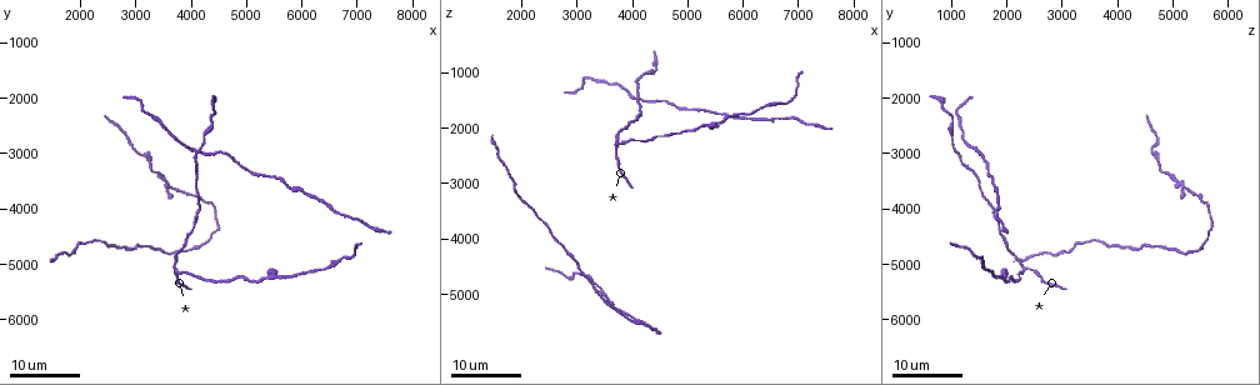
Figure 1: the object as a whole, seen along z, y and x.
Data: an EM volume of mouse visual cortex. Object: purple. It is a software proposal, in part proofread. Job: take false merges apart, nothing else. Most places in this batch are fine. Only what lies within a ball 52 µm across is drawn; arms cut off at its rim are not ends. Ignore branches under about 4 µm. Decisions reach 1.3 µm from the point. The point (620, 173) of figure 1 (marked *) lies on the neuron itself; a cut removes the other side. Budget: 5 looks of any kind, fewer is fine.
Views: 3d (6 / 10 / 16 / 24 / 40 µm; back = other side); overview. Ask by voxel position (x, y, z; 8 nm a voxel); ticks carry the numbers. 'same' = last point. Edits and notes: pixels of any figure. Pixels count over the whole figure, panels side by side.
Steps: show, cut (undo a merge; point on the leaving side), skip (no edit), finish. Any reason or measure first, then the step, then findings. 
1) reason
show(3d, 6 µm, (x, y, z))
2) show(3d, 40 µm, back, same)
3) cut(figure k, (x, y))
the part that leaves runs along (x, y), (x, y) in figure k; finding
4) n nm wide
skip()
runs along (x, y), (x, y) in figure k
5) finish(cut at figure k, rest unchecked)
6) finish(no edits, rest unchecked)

narrows sharply
show(3d, 16 µm, (6050, 3700, 1750))

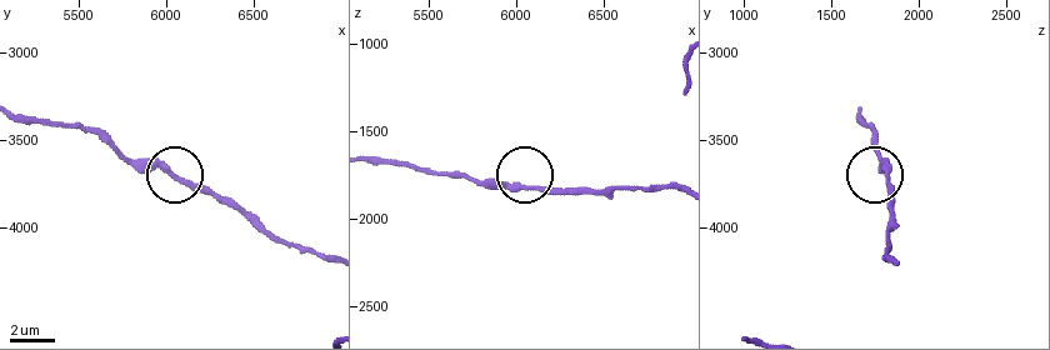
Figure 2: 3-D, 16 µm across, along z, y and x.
show(3d, 10 µm, (6080, 3720, 1820))

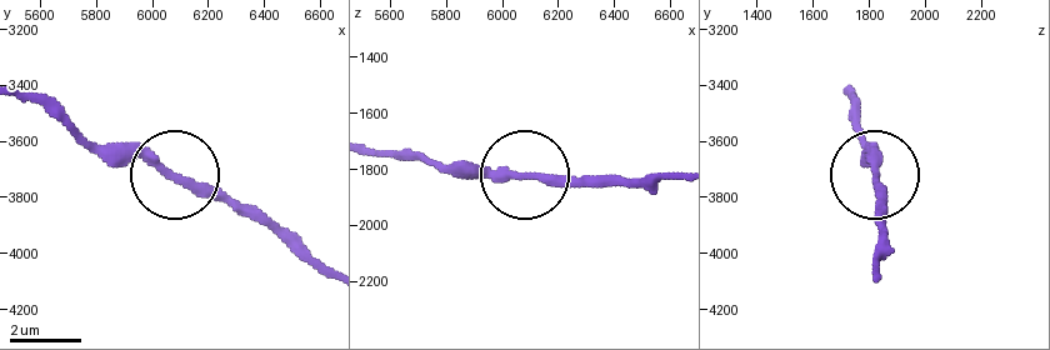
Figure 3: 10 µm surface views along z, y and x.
show(3d, 6 µm, (6090, 3730, 1810))

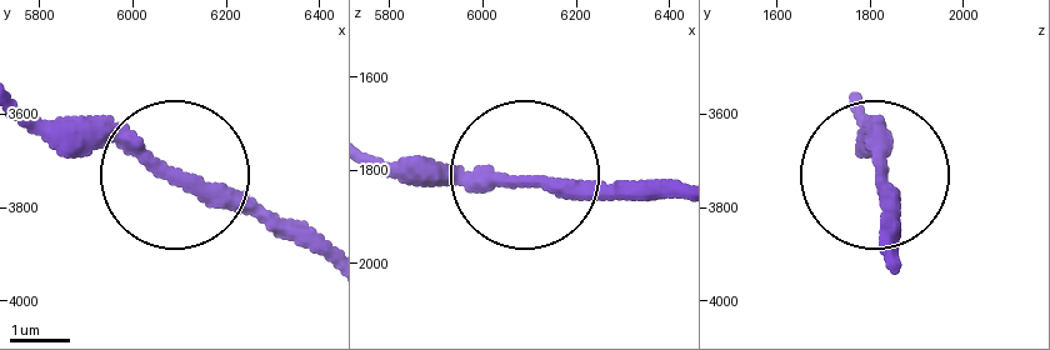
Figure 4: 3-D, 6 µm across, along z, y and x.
skip()
runs along (375, 158), (654, 178) in figure 4; all the same neuron

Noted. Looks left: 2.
thick turns thin
show(3d, 16 µm, (4400, 2500, 1050))

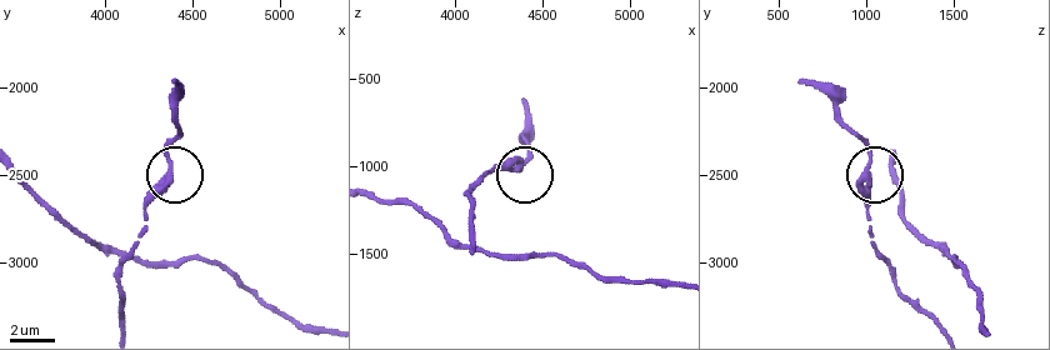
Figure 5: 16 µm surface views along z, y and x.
show(3d, 6 µm, (4380, 2480, 1020))

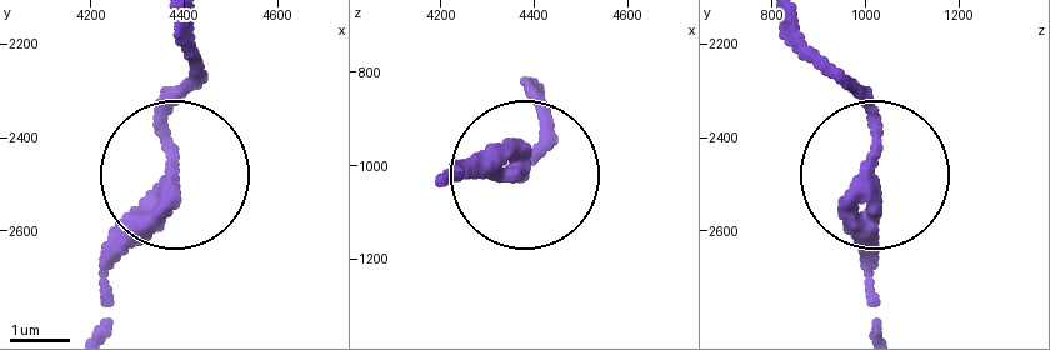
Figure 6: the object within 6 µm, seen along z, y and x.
skip()
runs along (101, 315), (111, 255), (181, 166), (166, 106), (196, 21) in figure 6; all the same neuron

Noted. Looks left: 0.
finish(no edits, rest unchecked)

